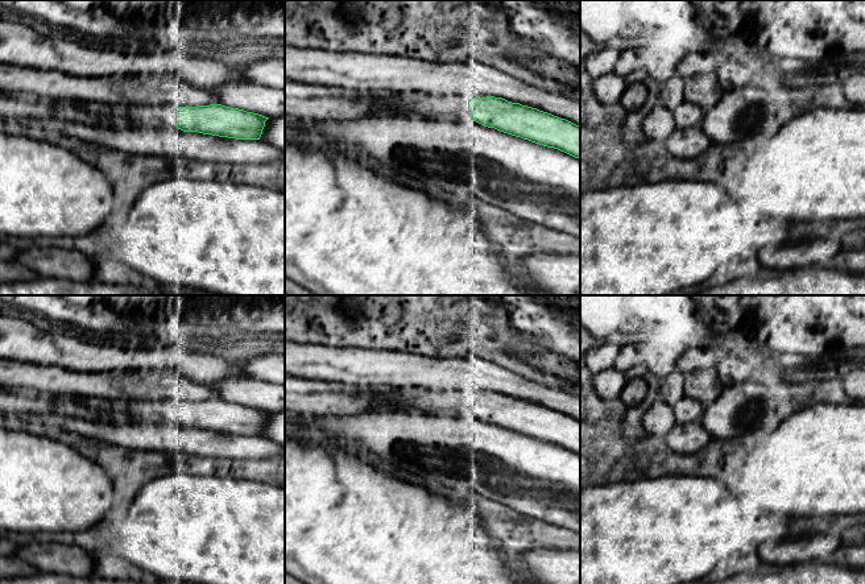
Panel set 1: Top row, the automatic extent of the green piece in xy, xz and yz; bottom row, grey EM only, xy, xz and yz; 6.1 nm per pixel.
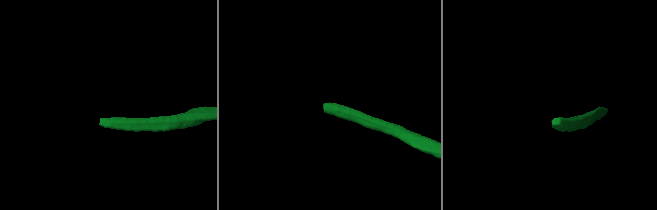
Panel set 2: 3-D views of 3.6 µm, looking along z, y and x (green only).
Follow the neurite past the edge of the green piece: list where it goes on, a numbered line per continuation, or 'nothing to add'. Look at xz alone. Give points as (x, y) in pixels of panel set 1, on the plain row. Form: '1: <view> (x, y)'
1: xz (414, 400)

